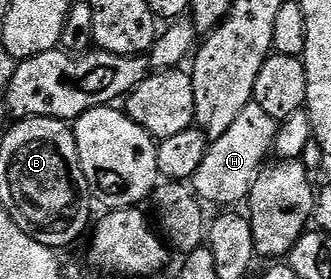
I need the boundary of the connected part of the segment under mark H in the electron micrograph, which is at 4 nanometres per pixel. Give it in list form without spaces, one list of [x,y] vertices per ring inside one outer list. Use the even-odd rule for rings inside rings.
[[[254,102],[245,105],[245,109],[241,109],[241,114],[237,116],[237,121],[233,121],[223,136],[208,146],[207,155],[193,177],[193,190],[200,200],[208,204],[239,203],[242,199],[244,202],[251,194],[251,186],[259,178],[265,163],[263,158],[272,154],[276,130],[276,119],[269,117],[261,105]]]

